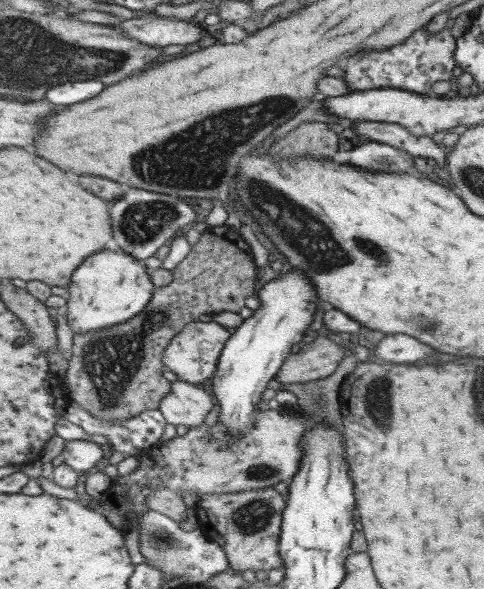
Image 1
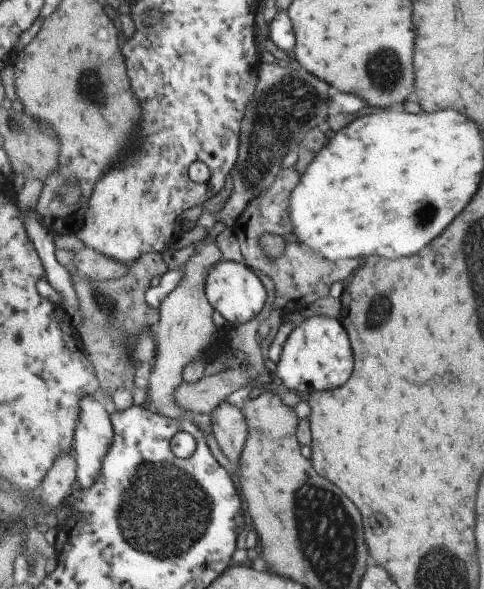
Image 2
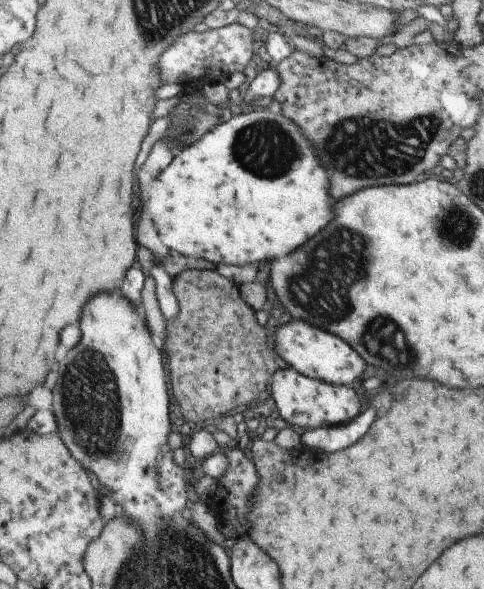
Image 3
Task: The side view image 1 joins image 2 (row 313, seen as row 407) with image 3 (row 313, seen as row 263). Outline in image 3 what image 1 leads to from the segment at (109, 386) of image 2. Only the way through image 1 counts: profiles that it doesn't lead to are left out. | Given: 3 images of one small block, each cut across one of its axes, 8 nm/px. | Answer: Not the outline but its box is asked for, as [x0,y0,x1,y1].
[167,269,289,424]

